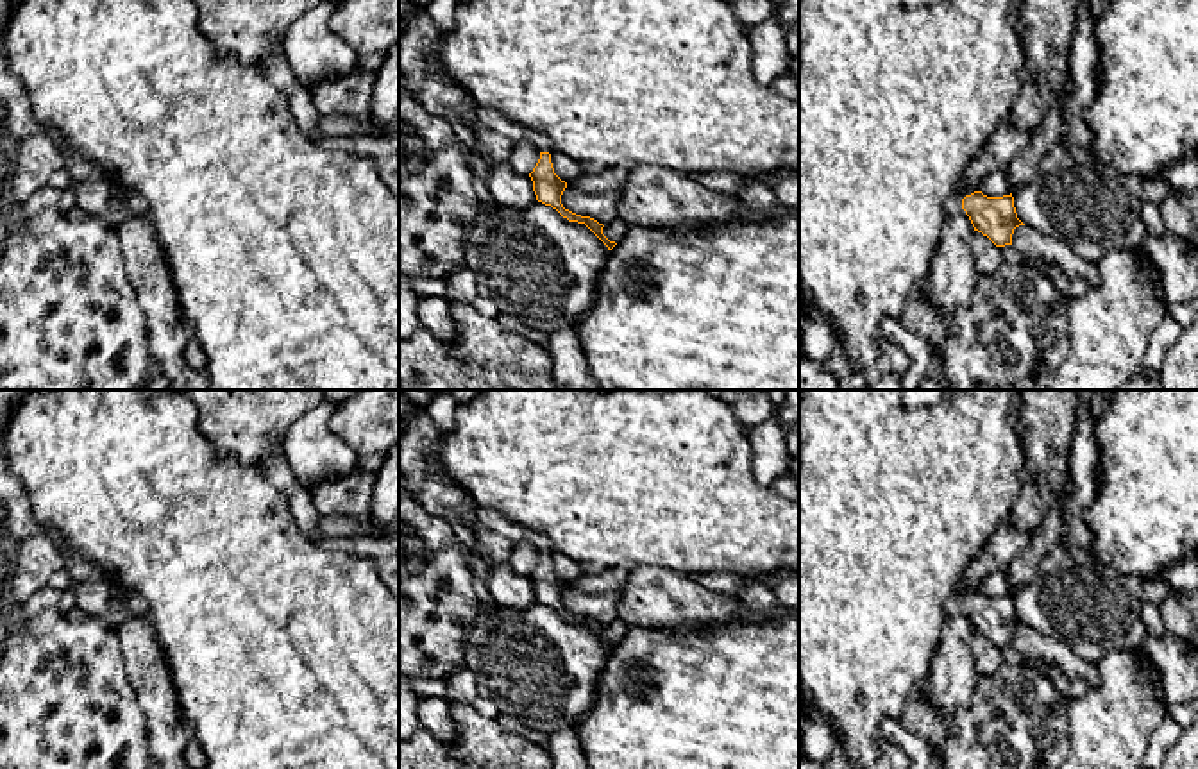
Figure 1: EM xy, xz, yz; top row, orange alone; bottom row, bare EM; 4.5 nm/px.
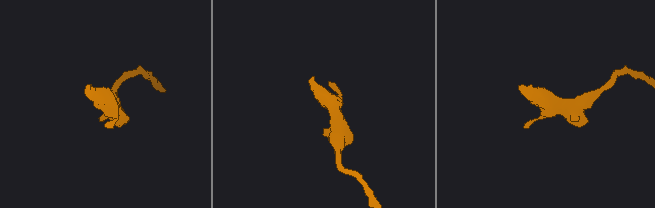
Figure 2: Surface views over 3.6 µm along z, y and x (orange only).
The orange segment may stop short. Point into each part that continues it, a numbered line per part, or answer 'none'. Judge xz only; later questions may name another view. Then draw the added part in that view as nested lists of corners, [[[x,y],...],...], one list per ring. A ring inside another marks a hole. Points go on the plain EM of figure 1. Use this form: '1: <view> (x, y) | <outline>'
1: xz (490, 519) | [[[476,508],[474,515],[481,522],[481,526],[497,531],[513,544],[526,540],[533,544],[538,549],[538,553],[551,554],[554,551],[551,540],[545,538],[542,533],[522,528],[494,510]]]

